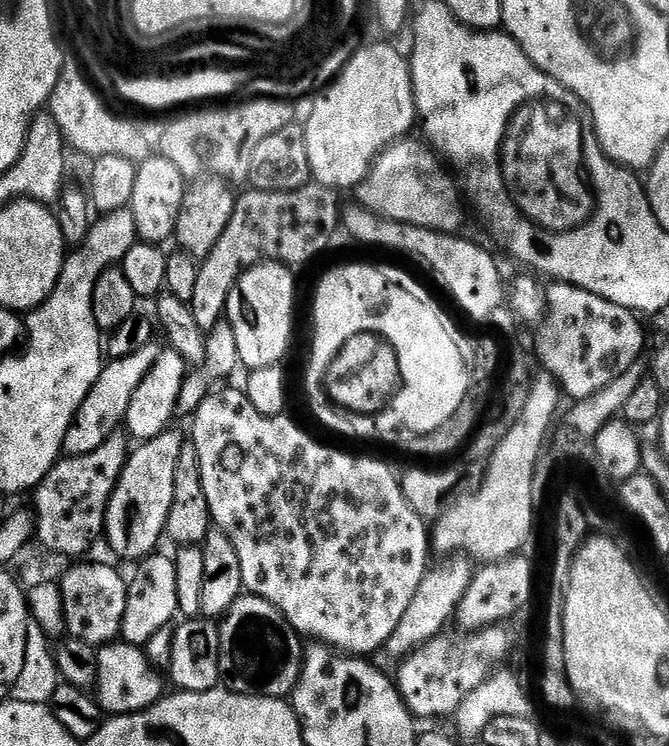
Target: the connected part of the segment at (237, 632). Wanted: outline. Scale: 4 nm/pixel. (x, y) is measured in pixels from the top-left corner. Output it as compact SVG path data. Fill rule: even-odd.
M241 594L218 627L220 684L227 691L241 692L243 696L269 696L275 700L291 697L300 681L302 637L277 608L257 596Z

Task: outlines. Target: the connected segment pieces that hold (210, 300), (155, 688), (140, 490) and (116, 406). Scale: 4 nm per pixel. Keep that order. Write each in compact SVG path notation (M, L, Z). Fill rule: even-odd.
M310 182L296 191L268 192L249 189L237 197L234 214L218 238L217 245L199 263L189 308L200 328L212 328L223 319L229 292L238 277L260 263L297 266L324 251L340 222L337 191Z
M113 642L103 645L96 653L94 699L105 713L112 716L128 716L154 706L165 695L163 679L165 677L148 661L143 647Z
M169 430L158 434L158 438L137 443L129 451L128 460L118 478L116 489L112 491L108 513L104 519L103 535L106 540L108 536L108 544L114 555L121 556L124 560L132 560L131 562L139 562L157 551L156 543L159 542L160 536L162 540L165 535L164 527L170 514L170 502L174 502L174 469L178 467L178 454L182 454L185 442L185 437L180 437L175 430Z
M155 343L142 346L138 354L130 354L130 358L108 360L100 371L98 382L86 394L86 402L78 410L74 422L64 439L64 452L69 456L90 454L90 450L98 450L106 438L110 438L123 425L124 415L130 406L130 398L134 398L134 390L138 390L138 382L146 376L146 370L154 366L161 349Z

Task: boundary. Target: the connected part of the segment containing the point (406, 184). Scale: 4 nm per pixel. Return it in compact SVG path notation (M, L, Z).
M412 139L397 140L396 143L389 144L377 156L372 164L372 169L368 172L368 177L355 188L355 199L364 207L369 208L370 211L376 212L379 216L384 216L387 220L397 220L403 224L432 228L436 232L459 233L461 231L460 223L464 220L463 214L460 213L461 193L458 191L453 177L451 175L448 177L444 173L445 165L438 159L437 153L427 143L421 142L419 144L418 141Z

